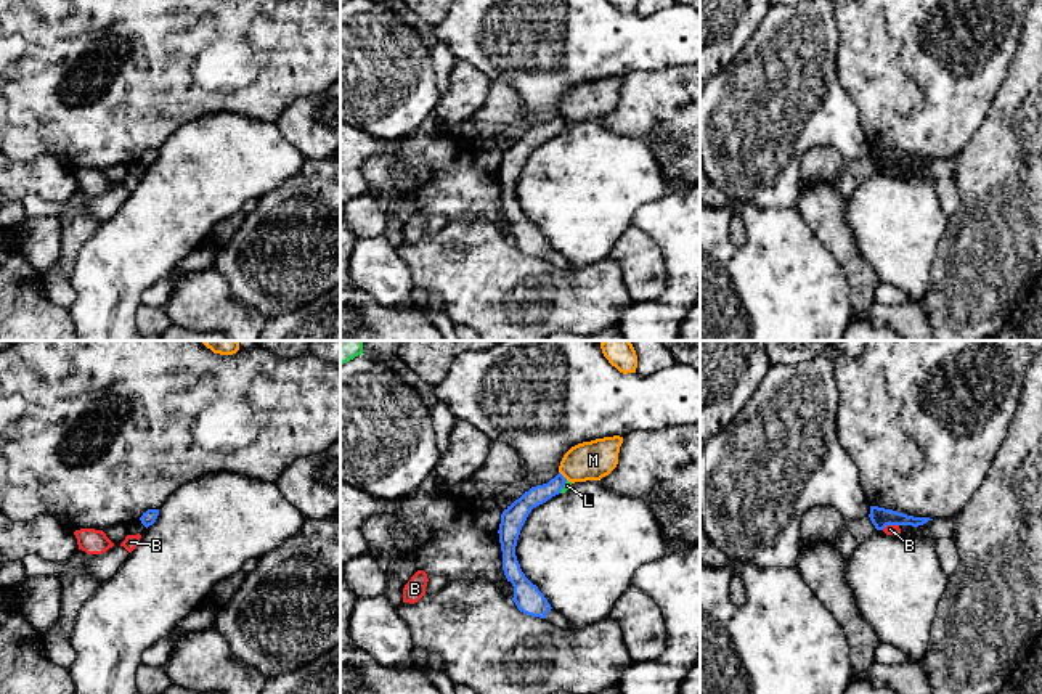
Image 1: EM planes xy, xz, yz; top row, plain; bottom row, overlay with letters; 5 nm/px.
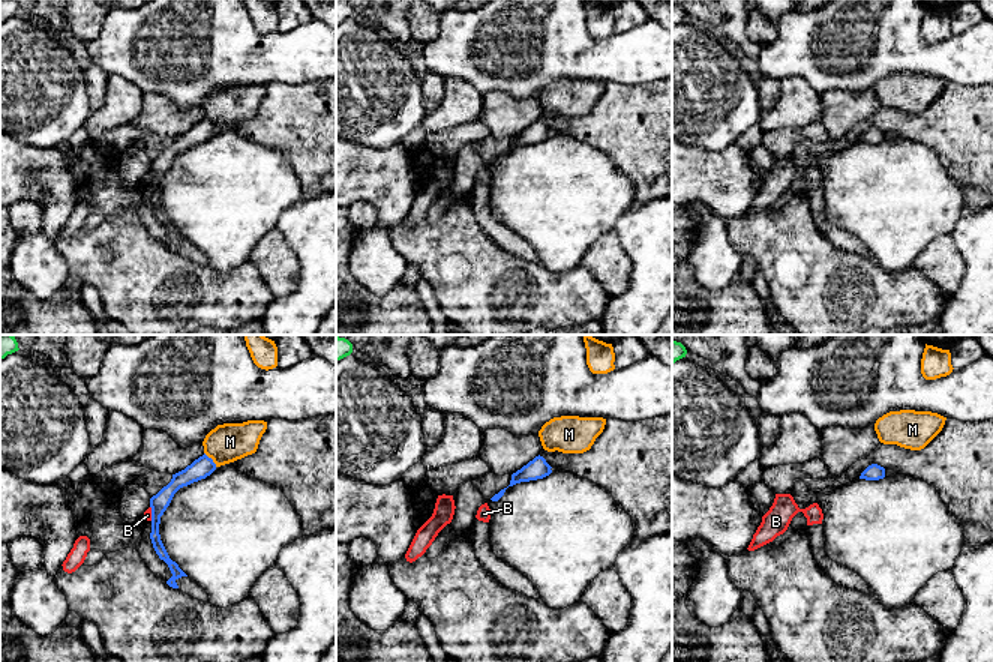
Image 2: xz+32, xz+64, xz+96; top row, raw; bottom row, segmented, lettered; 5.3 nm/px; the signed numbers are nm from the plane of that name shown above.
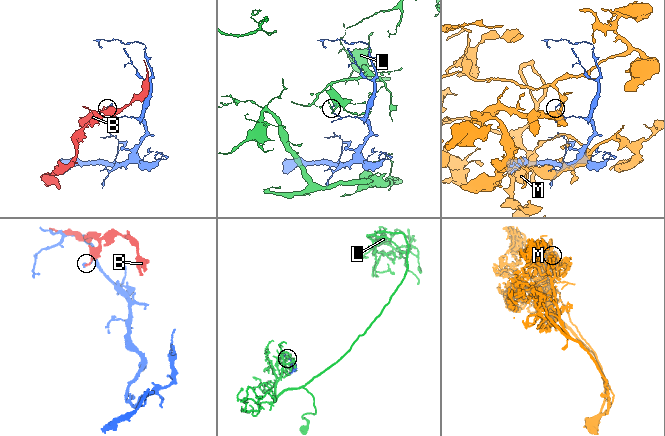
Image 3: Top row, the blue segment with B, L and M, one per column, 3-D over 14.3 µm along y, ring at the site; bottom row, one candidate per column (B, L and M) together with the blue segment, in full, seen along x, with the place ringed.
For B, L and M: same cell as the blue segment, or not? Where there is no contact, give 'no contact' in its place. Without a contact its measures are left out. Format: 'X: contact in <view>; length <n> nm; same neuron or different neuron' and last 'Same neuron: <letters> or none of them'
B: contact in yz; length 90 nm; different neuron
L: contact in xz; length 80 nm; different neuron
M: contact in xz; length 60 nm; different neuron
Same neuron: none of them

